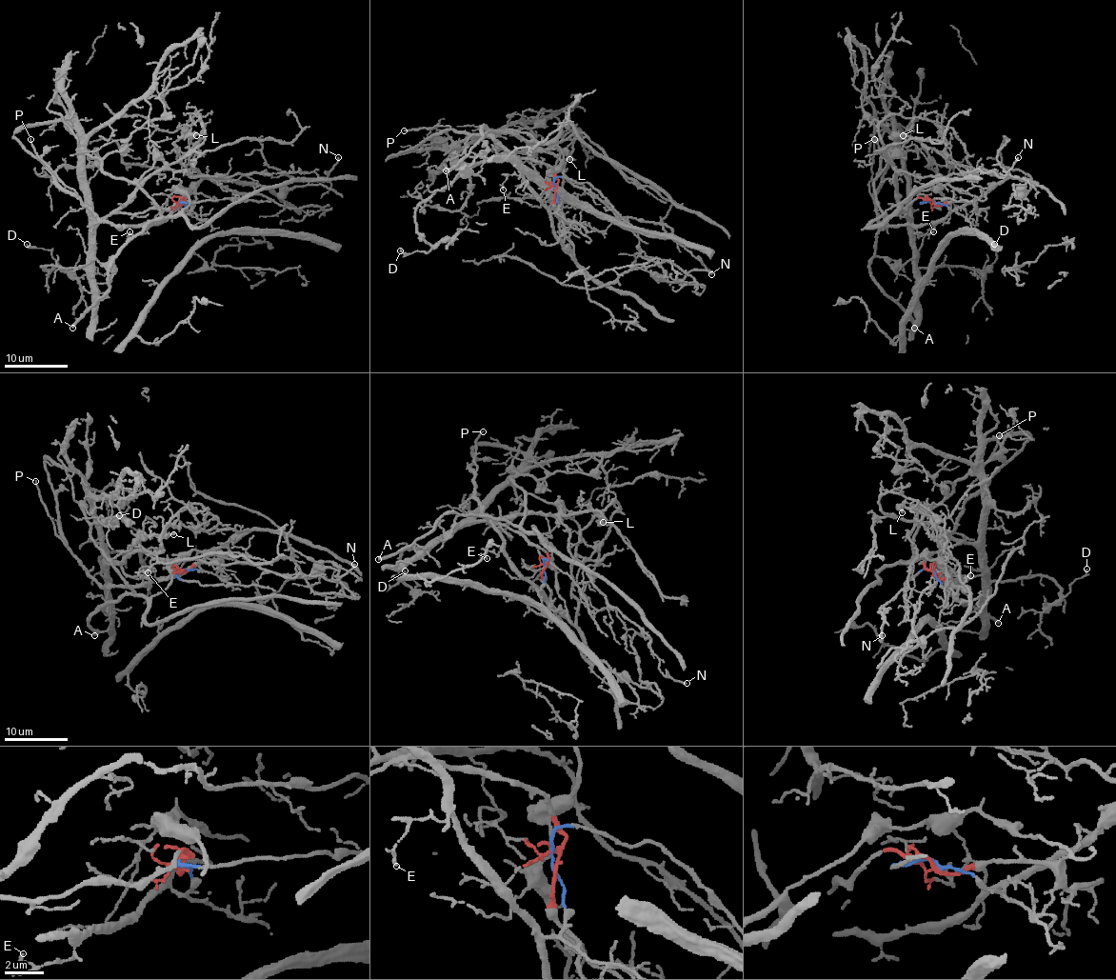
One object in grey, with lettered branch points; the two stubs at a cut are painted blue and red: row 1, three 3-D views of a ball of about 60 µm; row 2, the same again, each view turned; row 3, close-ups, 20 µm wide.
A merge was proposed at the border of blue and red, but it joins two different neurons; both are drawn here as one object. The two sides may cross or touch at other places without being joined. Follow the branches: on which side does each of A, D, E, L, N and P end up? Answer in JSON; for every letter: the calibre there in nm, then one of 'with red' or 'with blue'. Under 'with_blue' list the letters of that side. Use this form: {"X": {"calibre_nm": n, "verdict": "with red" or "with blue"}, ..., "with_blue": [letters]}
{"A": {"calibre_nm": 320, "verdict": "with red"}, "D": {"calibre_nm": 100, "verdict": "with red"}, "E": {"calibre_nm": 100, "verdict": "with blue"}, "L": {"calibre_nm": 220, "verdict": "with blue"}, "N": {"calibre_nm": 160, "verdict": "with red"}, "P": {"calibre_nm": 130, "verdict": "with blue"}, "with_blue": ["E", "L", "P"]}

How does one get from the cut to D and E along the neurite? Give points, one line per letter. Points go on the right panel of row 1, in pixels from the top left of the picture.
D: (932, 202), (918, 197), (899, 213), (911, 230), (918, 268), (985, 270), (996, 259), (994, 244)
E: (932, 201), (956, 211), (951, 210), (944, 218), (929, 221), (916, 230), (920, 235), (934, 230)

